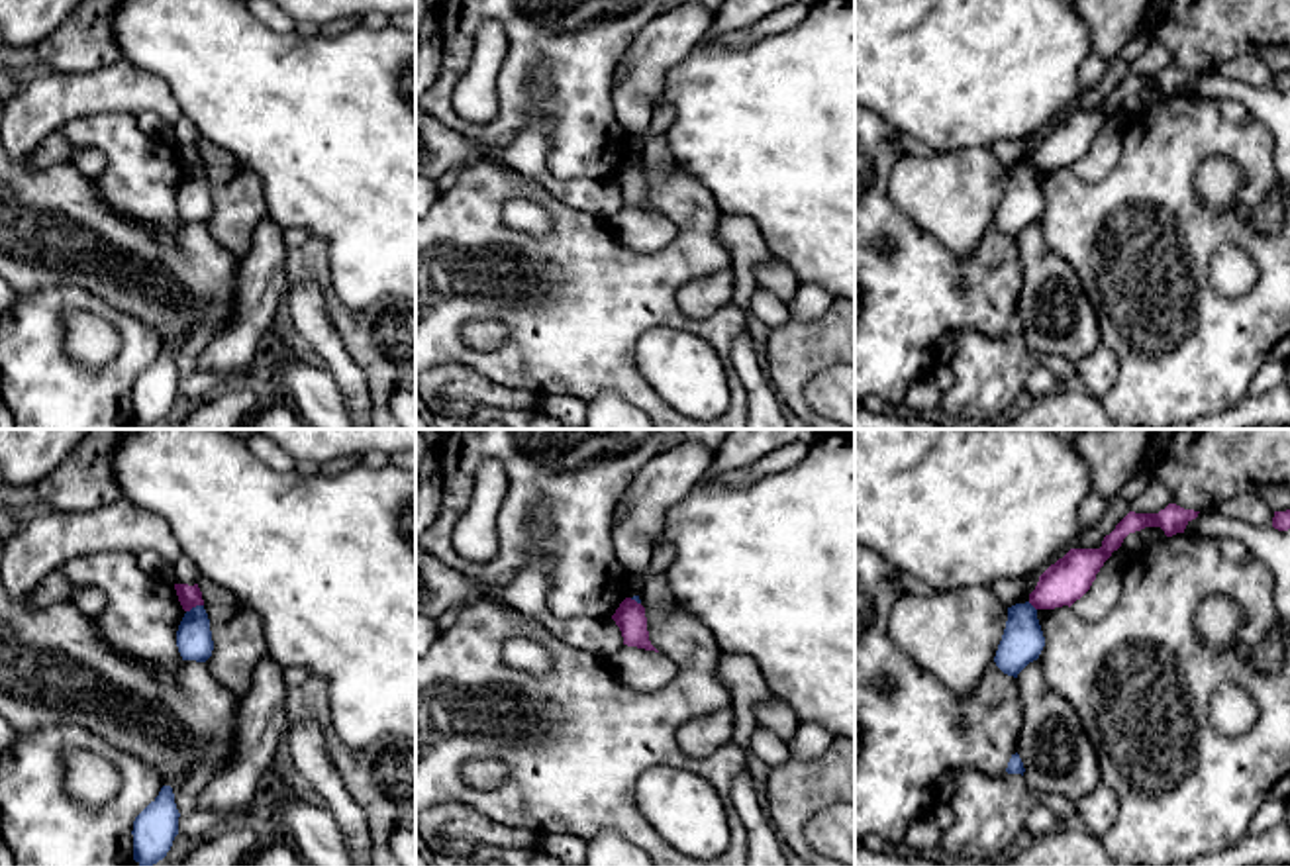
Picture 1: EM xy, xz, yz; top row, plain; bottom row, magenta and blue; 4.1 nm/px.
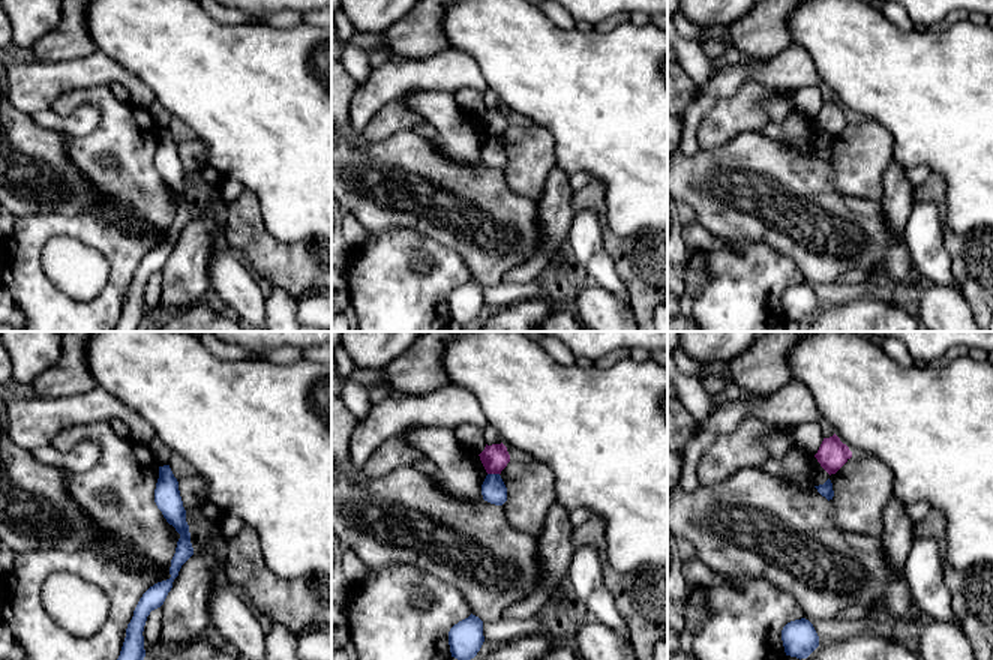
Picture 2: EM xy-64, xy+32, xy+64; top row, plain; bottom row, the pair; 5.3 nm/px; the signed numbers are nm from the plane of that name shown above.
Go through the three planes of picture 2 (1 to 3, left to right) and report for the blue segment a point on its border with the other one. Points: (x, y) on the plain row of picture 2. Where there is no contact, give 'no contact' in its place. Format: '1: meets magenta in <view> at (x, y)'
1: no contact
2: meets magenta in xy+32 at (494, 137)
3: no contact

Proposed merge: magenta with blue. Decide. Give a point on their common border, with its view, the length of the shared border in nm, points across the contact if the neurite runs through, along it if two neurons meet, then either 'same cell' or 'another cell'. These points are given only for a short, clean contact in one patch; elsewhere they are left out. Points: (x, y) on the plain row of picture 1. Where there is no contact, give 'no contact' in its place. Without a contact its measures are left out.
xy (195, 167) | 80 nm | along xy (202, 165), (187, 173) | another cell

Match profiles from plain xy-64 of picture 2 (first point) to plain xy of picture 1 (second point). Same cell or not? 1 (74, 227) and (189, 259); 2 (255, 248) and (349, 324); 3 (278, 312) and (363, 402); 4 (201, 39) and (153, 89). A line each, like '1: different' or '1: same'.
1: different
2: same
3: same
4: different

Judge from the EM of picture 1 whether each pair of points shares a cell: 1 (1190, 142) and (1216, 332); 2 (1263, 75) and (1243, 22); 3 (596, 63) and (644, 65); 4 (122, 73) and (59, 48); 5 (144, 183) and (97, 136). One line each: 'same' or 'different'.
1: same
2: different
3: different
4: different
5: same

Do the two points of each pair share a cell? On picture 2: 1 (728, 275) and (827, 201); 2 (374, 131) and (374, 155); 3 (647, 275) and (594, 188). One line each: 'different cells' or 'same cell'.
1: different cells
2: different cells
3: same cell

